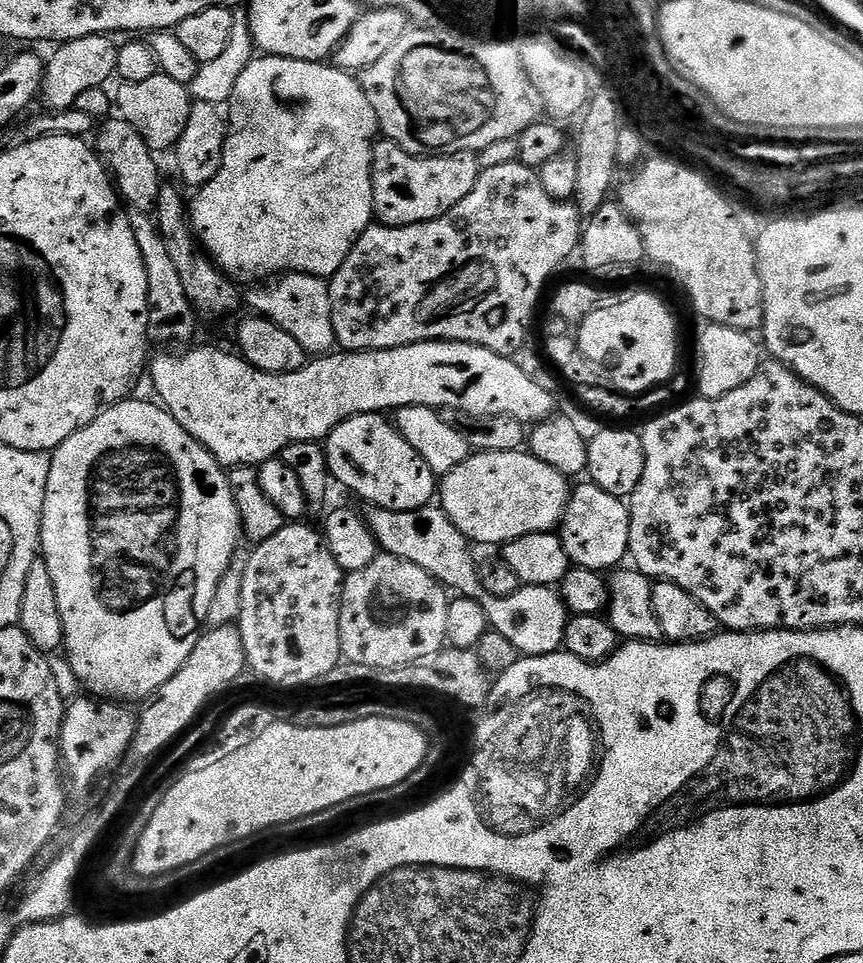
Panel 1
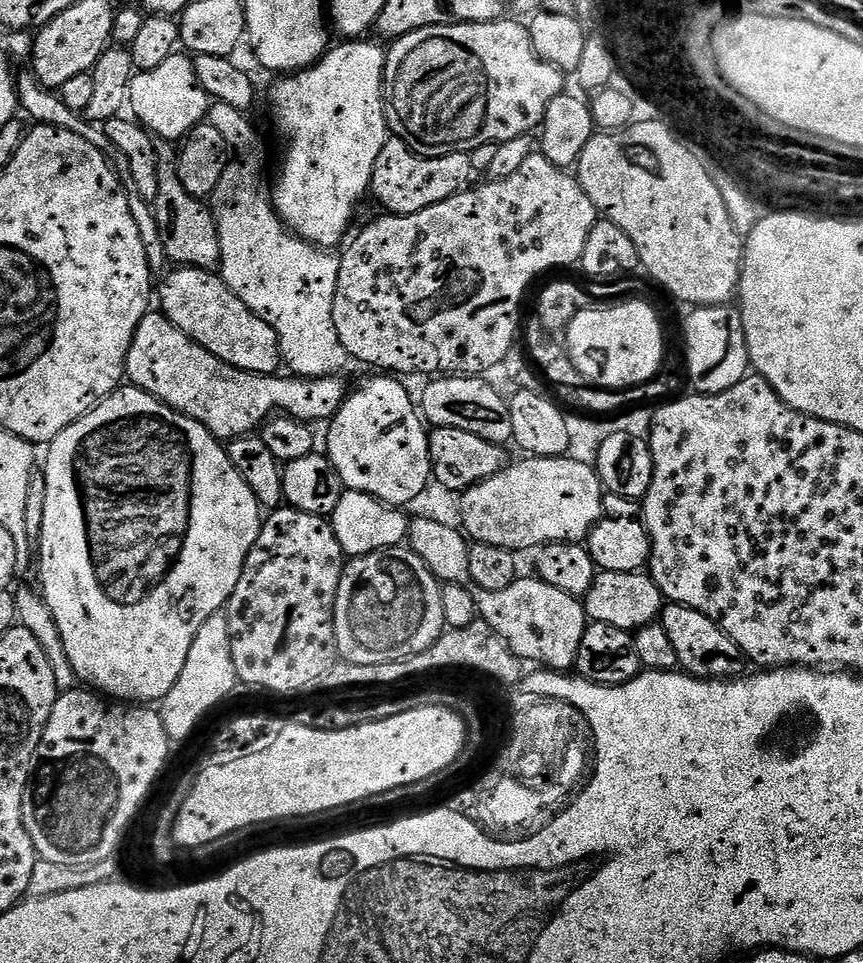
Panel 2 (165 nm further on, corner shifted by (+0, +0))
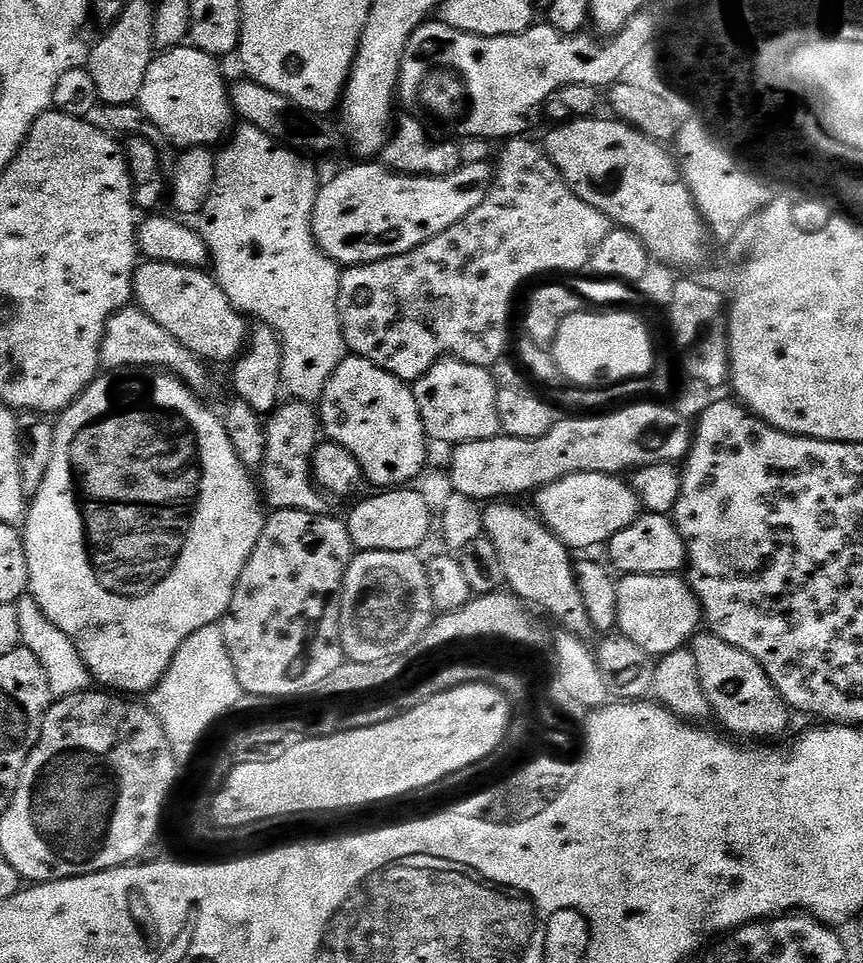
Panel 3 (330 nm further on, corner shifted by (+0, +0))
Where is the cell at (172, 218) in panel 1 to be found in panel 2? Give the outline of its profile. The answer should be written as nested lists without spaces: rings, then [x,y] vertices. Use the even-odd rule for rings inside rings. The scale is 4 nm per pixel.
[[[153,136],[151,141],[158,157],[158,194],[152,201],[152,207],[165,246],[166,257],[179,267],[215,271],[220,265],[221,242],[218,240],[216,219],[213,217],[211,207],[186,191],[182,180],[178,178],[177,145],[161,136]]]

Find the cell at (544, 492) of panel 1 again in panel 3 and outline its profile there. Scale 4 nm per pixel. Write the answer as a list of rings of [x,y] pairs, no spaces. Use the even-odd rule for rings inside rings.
[[[579,472],[555,480],[535,493],[534,511],[540,521],[570,550],[607,545],[618,530],[626,530],[641,515],[642,505],[631,485],[619,475],[606,472]]]

